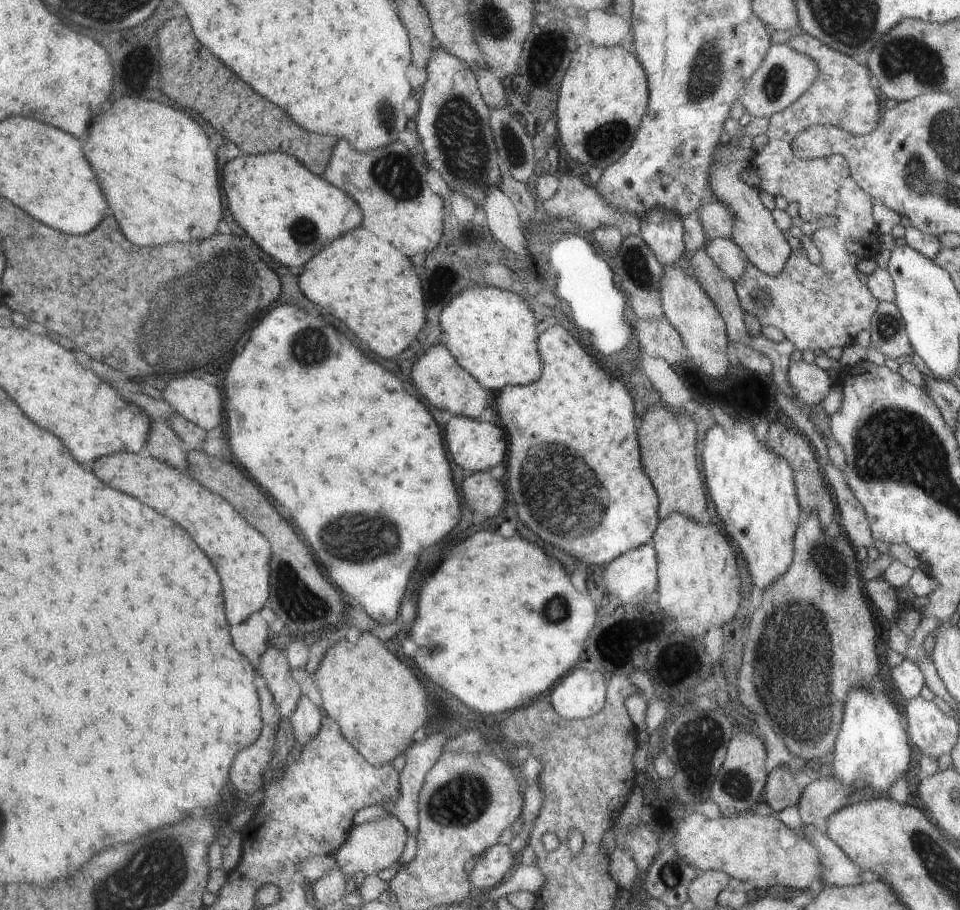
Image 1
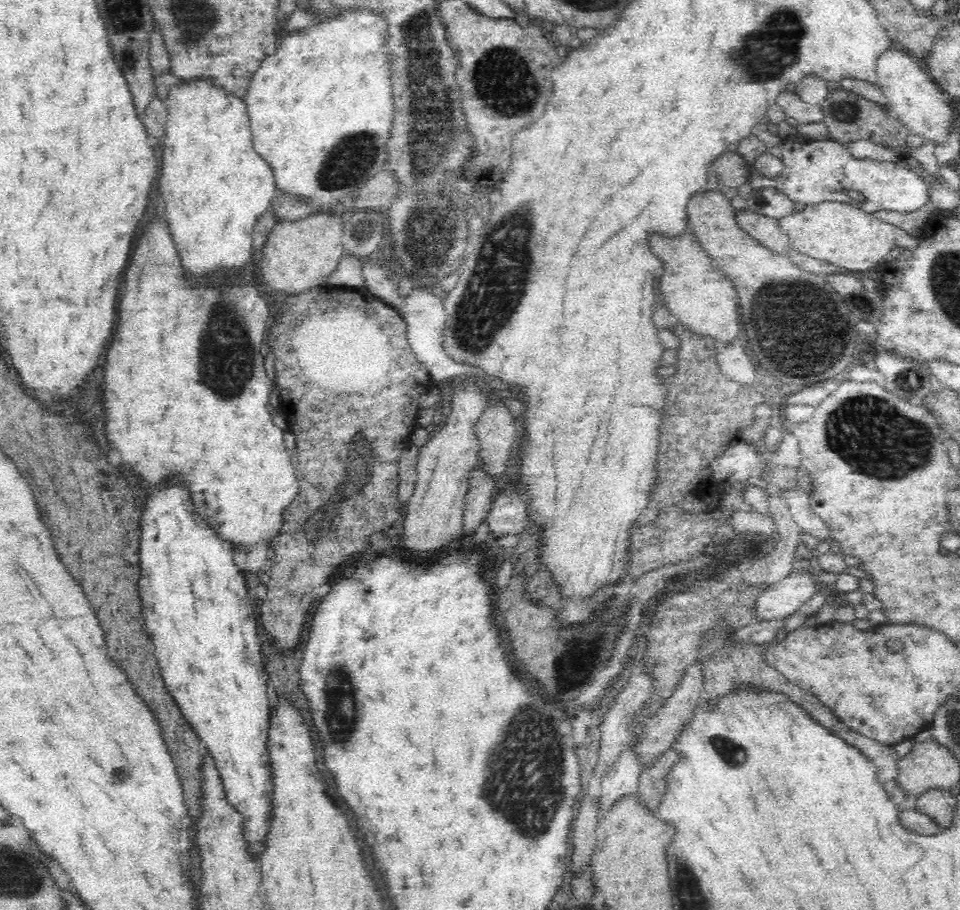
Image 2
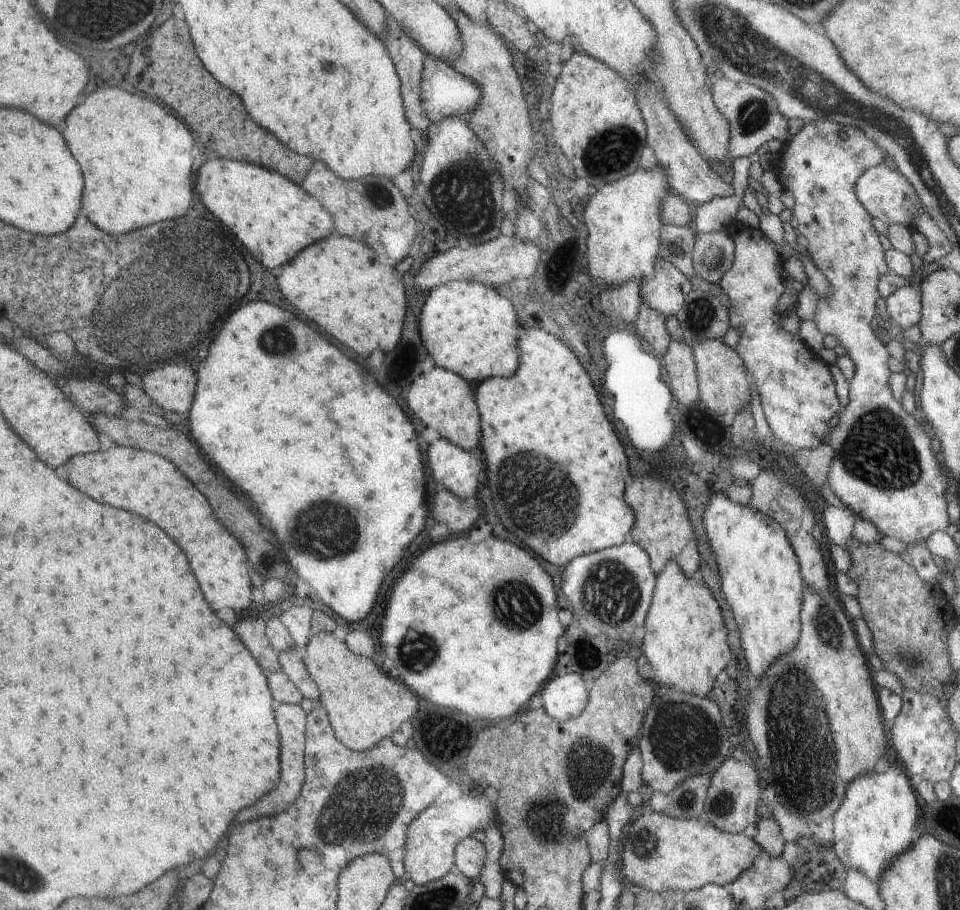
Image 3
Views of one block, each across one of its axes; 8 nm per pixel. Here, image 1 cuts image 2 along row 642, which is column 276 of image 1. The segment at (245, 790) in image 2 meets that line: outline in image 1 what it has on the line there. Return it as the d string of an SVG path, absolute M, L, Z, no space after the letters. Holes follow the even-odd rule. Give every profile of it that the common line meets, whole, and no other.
M286 152L242 155L226 164L224 182L230 211L238 222L268 255L287 267L305 268L324 246L364 222L354 196Z

